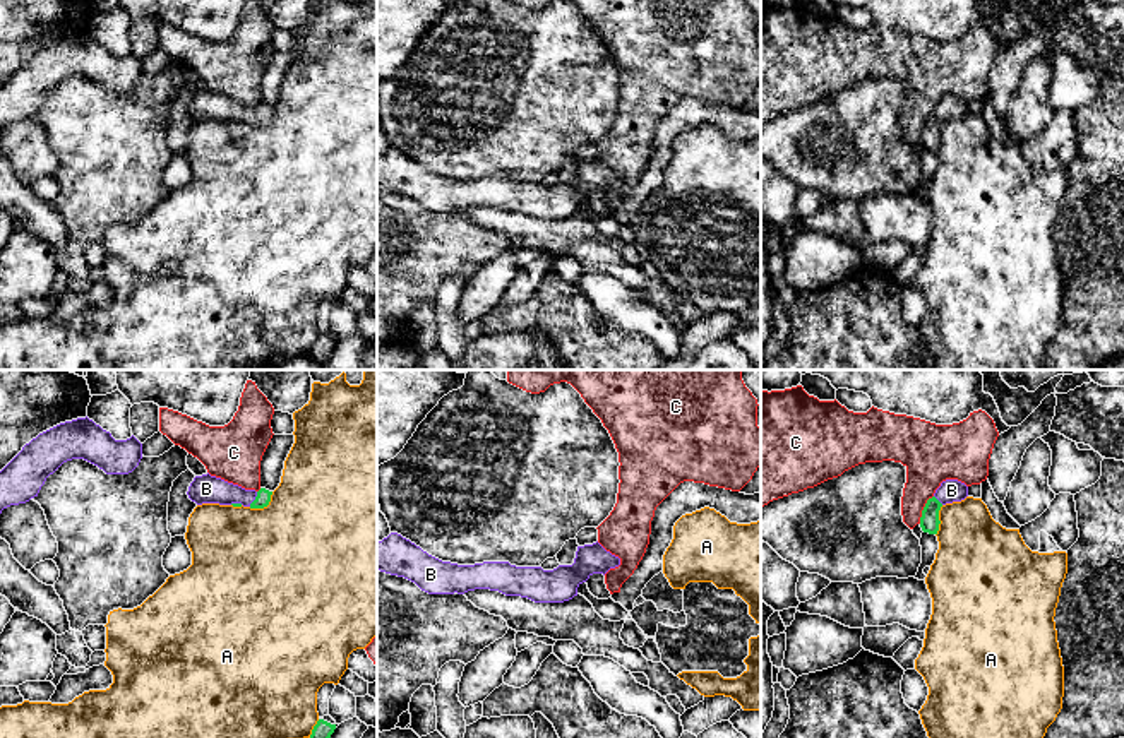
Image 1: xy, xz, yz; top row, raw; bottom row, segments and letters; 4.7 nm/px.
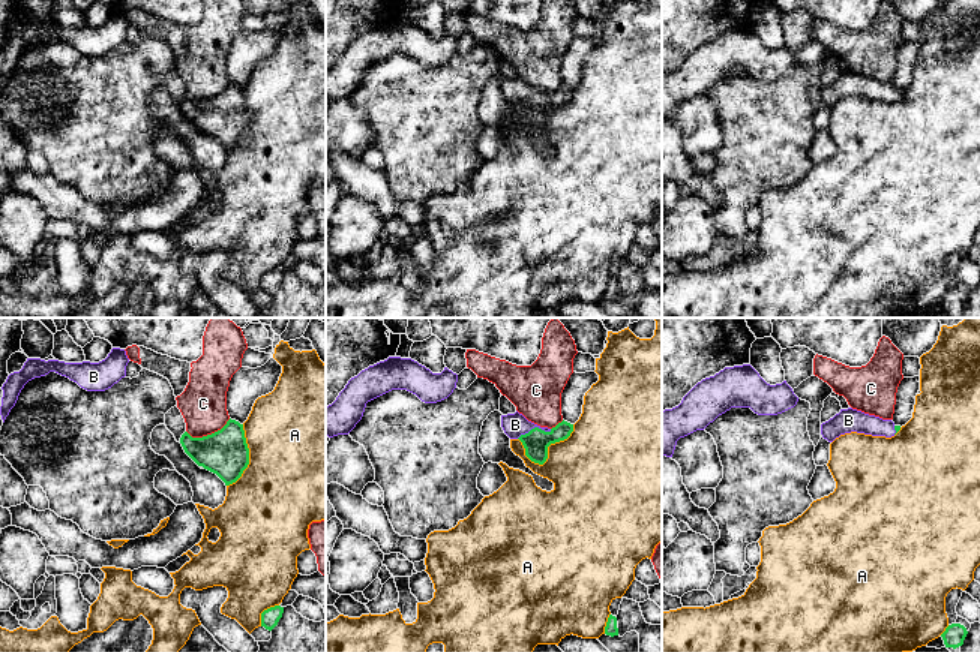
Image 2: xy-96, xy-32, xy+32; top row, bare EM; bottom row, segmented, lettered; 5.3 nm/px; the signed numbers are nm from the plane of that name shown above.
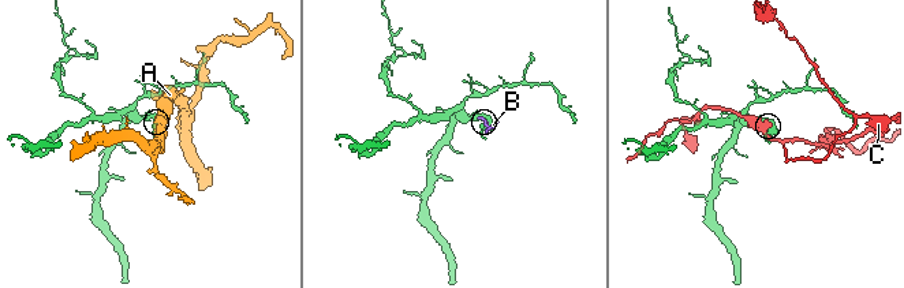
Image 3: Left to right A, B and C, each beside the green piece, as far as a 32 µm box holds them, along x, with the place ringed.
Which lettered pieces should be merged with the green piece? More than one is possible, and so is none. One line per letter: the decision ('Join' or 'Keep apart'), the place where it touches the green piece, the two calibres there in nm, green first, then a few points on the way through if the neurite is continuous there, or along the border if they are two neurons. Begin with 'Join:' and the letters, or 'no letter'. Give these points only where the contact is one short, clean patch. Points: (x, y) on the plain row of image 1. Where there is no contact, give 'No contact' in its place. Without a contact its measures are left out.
Join: B
A: Keep apart. Touches green at xy (264, 122). Thickness 70 nm (green) against 480 nm
B: Join. Touches green at xy (256, 115). Thickness 70 nm (green) against 140 nm. Path across: xy (263, 115), (256, 115), (206, 105)
C: Keep apart. Touches green at yz (924, 125). Thickness 90 nm (green) against 260 nm

